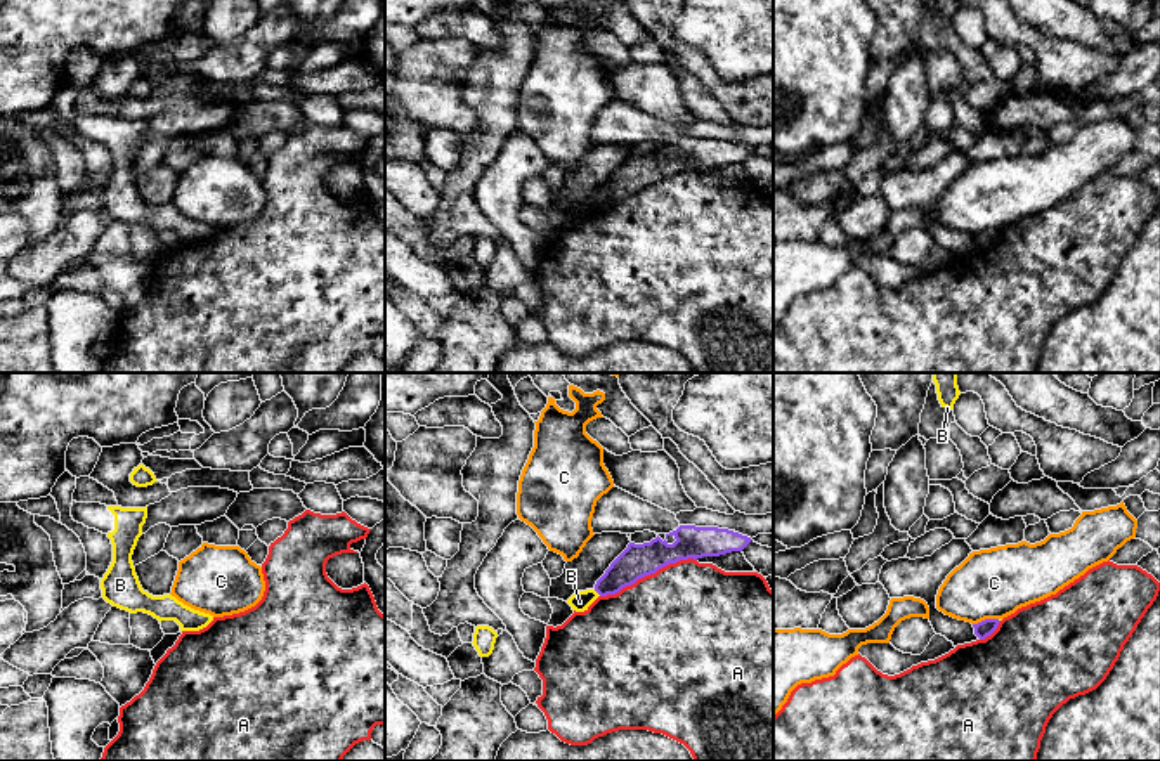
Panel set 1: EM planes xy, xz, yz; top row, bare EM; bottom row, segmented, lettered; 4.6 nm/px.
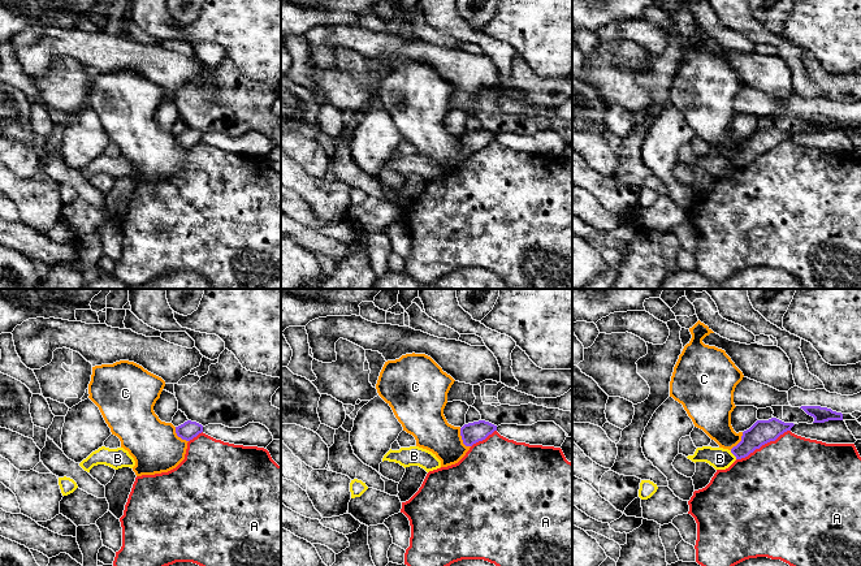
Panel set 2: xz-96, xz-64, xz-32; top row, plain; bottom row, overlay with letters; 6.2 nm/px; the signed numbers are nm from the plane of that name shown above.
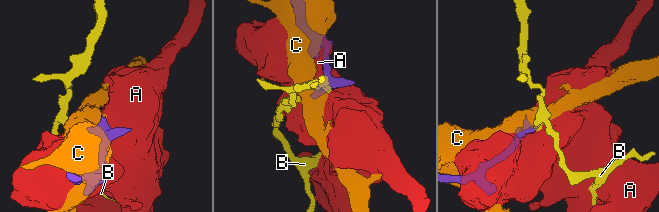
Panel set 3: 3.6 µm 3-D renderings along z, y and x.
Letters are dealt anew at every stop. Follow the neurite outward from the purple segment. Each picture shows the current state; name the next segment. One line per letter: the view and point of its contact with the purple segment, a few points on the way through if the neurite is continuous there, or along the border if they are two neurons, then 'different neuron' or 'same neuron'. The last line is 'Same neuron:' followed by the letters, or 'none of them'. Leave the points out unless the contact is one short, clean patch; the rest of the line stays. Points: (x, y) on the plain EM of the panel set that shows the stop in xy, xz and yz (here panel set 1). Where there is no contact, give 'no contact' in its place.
A: contact xz (647, 186); different neuron
B: contact xz (597, 203); border xz (593, 201), (600, 207); different neuron
C: contact yz (985, 231); different neuron
Same neuron: none of them

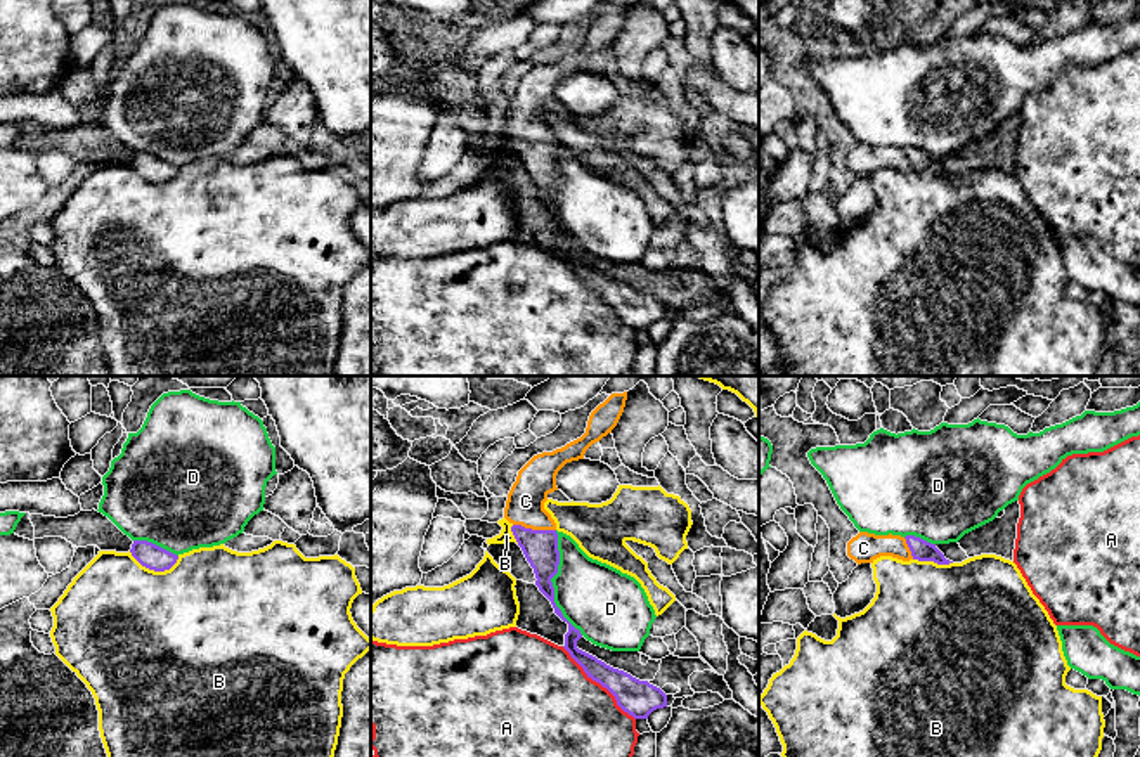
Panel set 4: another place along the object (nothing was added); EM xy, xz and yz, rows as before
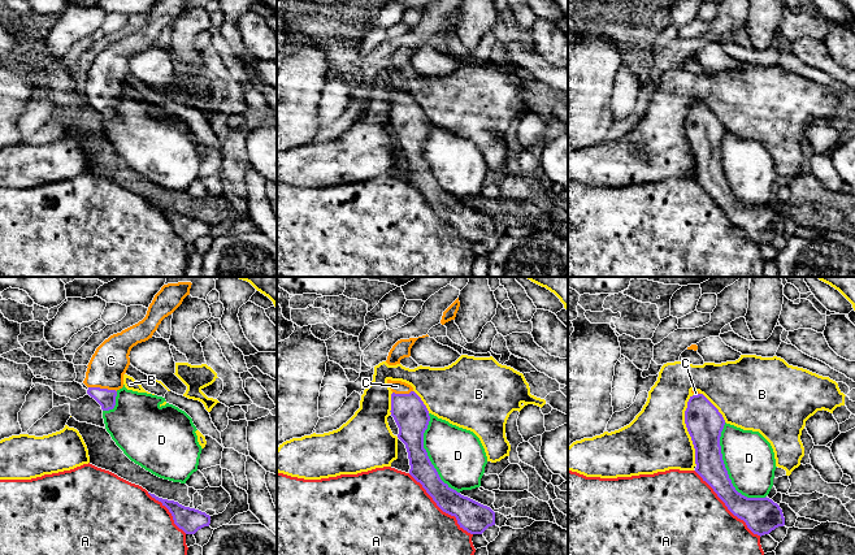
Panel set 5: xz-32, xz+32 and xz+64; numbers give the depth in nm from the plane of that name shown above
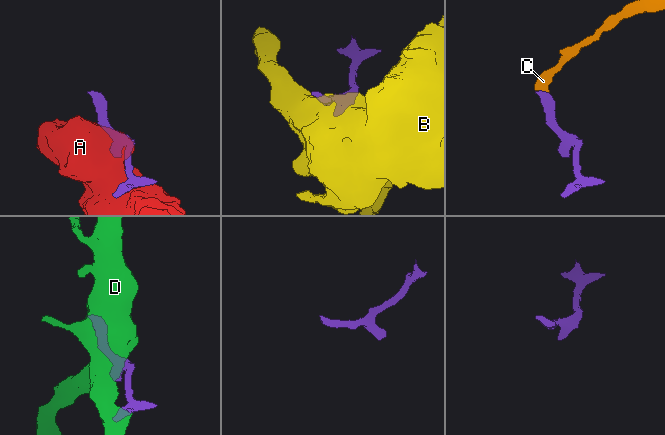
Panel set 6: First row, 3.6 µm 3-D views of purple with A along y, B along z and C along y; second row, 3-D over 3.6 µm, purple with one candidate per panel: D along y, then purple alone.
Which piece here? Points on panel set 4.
A: contact xz (600, 295); different neuron
B: contact xy (155, 182); different neuron
C: contact xz (534, 142); way xz (539, 158), (534, 142), (525, 123), (525, 113); same neuron
D: contact xz (551, 194); different neuron
Same neuron: C

